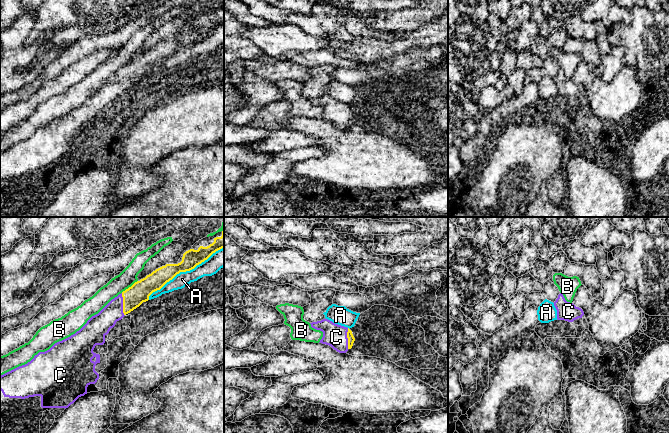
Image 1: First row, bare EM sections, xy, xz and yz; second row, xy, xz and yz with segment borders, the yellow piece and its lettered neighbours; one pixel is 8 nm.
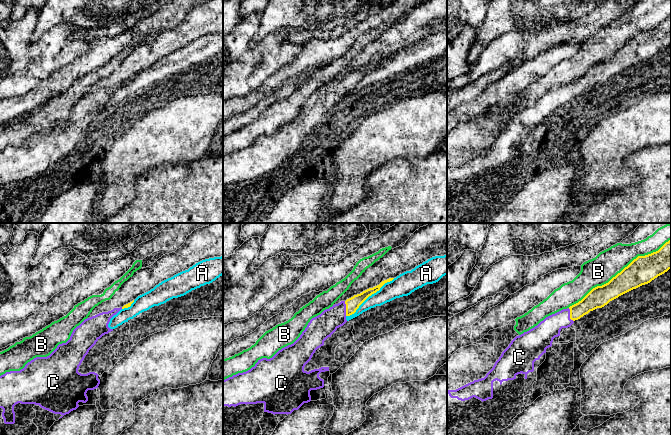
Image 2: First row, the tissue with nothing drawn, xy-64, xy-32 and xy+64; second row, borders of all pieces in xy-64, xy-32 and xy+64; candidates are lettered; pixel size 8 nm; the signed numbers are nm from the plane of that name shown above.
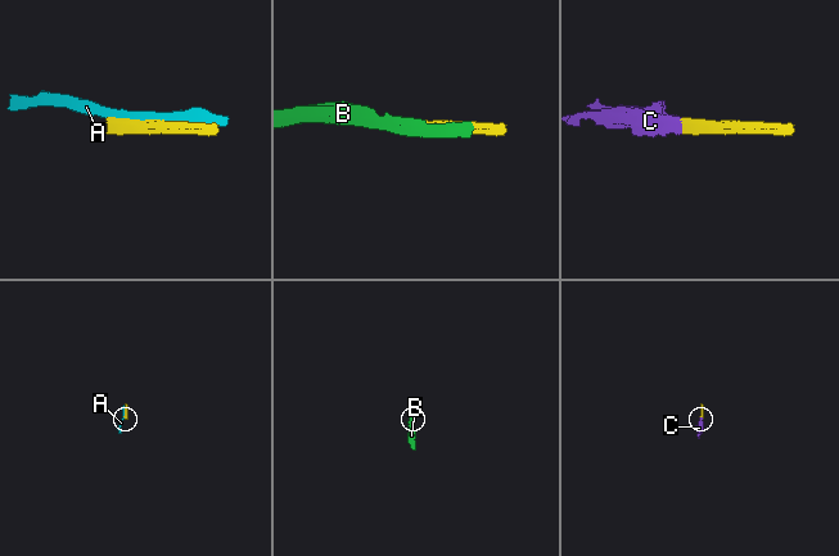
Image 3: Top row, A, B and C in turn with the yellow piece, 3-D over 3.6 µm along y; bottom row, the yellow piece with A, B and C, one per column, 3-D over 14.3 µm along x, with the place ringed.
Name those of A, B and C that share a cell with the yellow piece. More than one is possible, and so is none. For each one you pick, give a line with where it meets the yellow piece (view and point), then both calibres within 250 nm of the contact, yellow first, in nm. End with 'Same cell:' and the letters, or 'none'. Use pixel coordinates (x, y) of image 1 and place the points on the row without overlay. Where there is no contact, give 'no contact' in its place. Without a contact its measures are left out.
C: contact xy (123, 80); calibres 170 and 180 nm
Same cell: C

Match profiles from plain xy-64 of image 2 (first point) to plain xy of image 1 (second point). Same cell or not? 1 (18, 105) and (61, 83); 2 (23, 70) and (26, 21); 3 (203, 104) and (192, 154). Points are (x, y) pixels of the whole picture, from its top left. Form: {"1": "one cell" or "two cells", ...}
{"1": "two cells", "2": "one cell", "3": "two cells"}

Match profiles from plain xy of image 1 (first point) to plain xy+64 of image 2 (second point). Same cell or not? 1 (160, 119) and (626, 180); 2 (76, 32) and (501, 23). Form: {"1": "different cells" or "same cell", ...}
{"1": "same cell", "2": "different cells"}

